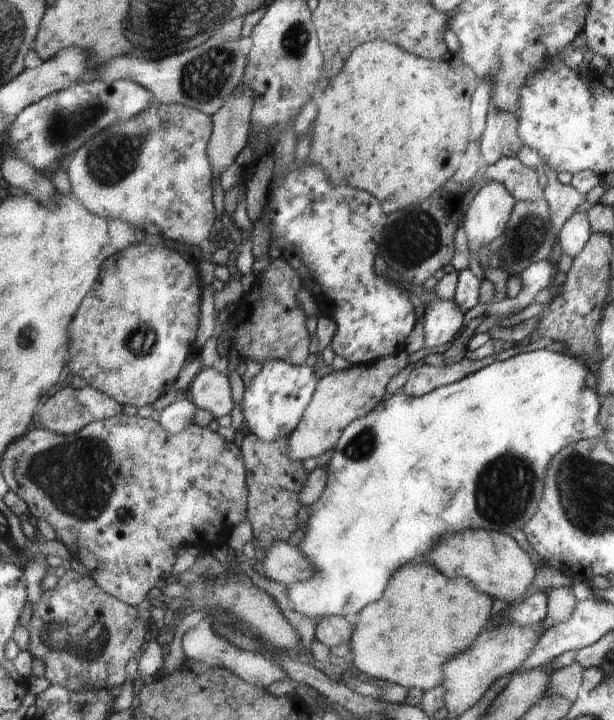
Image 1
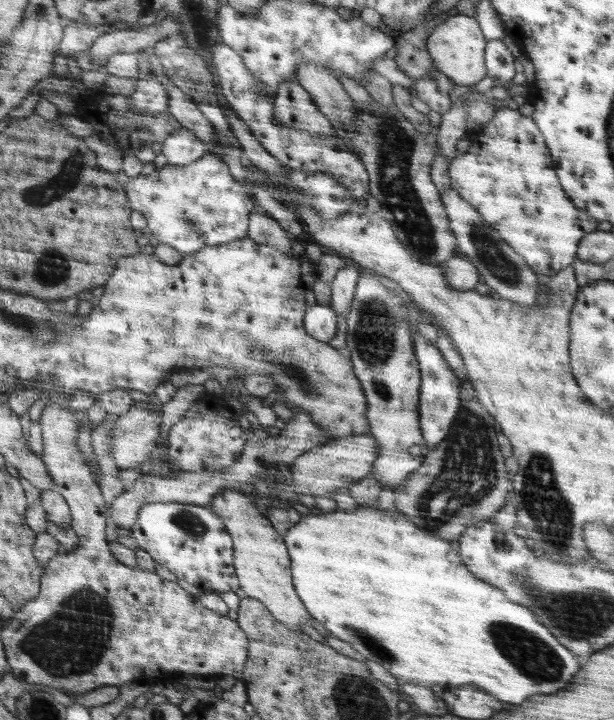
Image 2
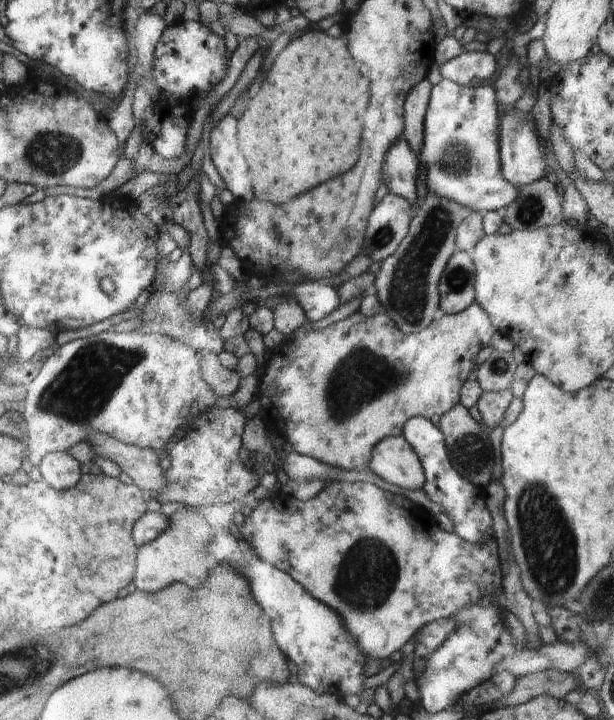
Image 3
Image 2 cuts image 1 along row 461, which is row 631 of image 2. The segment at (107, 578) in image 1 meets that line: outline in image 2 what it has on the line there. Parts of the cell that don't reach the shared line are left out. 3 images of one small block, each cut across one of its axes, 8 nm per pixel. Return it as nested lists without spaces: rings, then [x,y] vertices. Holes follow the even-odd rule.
[[[57,397],[46,398],[46,406],[42,411],[39,419],[40,428],[42,428],[44,457],[42,460],[48,468],[48,474],[56,484],[55,490],[60,493],[65,499],[71,513],[71,529],[78,536],[78,549],[67,552],[65,555],[56,555],[54,558],[48,560],[45,565],[46,574],[41,580],[42,590],[35,599],[28,603],[24,603],[20,611],[15,612],[14,618],[8,620],[4,630],[1,632],[1,638],[4,644],[5,656],[9,664],[9,672],[12,672],[14,678],[28,682],[28,684],[43,684],[51,686],[59,690],[66,690],[67,693],[85,693],[103,686],[117,686],[127,684],[138,685],[153,685],[169,680],[176,680],[183,674],[199,674],[200,676],[207,676],[210,678],[217,678],[220,676],[234,676],[236,679],[243,678],[243,670],[246,666],[247,659],[250,658],[248,648],[249,641],[247,634],[240,628],[238,621],[230,619],[227,615],[222,616],[206,606],[200,606],[196,602],[197,598],[194,595],[188,594],[186,590],[182,590],[176,581],[165,580],[156,573],[144,572],[139,568],[129,568],[118,562],[110,552],[108,552],[108,544],[104,540],[104,530],[106,530],[106,504],[104,498],[100,494],[98,484],[92,480],[90,468],[86,466],[78,446],[76,446],[76,422],[72,416],[72,410],[64,404],[64,402],[57,400]]]

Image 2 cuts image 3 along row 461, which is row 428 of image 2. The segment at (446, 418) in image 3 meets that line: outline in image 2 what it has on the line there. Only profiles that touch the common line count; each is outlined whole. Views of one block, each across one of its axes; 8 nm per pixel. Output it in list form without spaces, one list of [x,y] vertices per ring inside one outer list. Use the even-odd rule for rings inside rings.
[[[469,379],[462,384],[460,399],[459,416],[451,427],[450,434],[443,442],[435,445],[436,449],[428,453],[427,458],[423,460],[424,464],[411,475],[406,483],[396,487],[393,496],[394,506],[402,515],[406,516],[407,520],[414,521],[423,531],[431,533],[433,536],[452,541],[461,539],[462,530],[466,526],[484,524],[486,520],[492,521],[500,510],[506,507],[506,503],[510,502],[509,495],[513,490],[513,481],[504,466],[505,457],[499,446],[499,434],[494,429],[496,421],[484,408]]]

